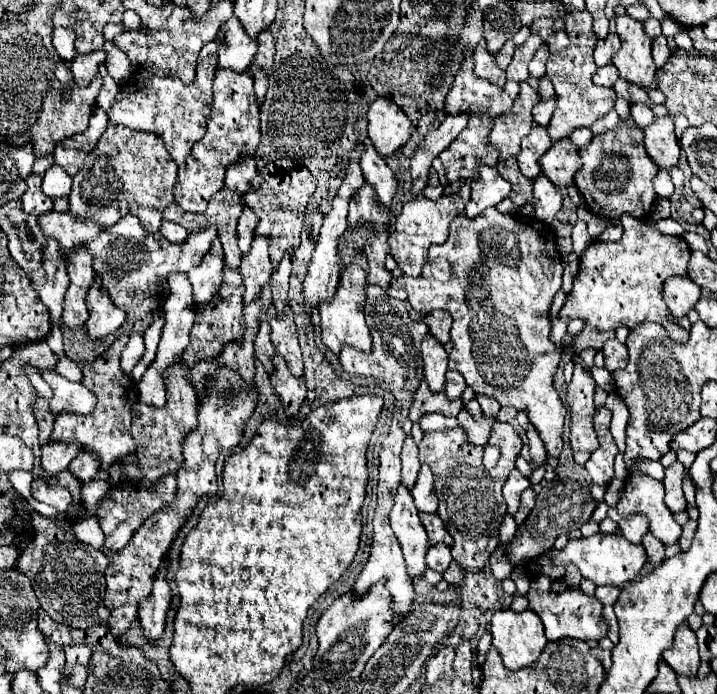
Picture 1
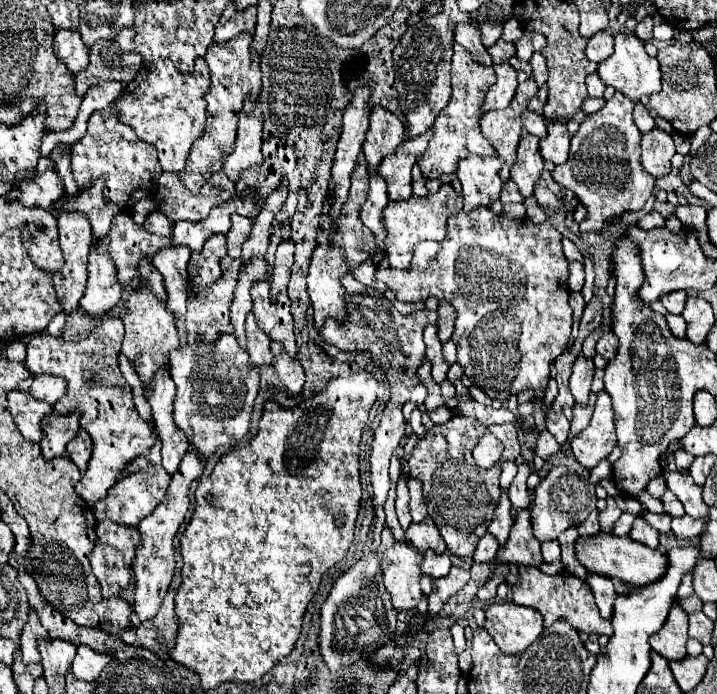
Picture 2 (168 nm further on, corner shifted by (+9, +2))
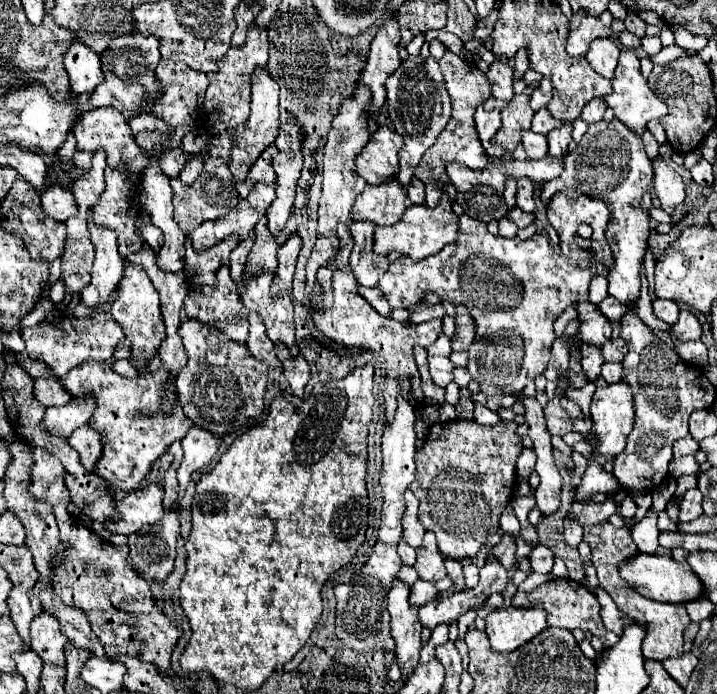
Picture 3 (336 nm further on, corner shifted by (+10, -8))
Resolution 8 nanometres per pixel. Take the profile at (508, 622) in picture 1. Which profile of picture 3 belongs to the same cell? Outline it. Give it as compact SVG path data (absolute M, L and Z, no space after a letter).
M498 608L486 616L490 646L498 652L512 652L530 642L546 628L546 612L540 608Z

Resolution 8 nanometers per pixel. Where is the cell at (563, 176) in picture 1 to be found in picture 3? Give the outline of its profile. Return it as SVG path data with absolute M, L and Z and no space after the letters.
M564 124L562 128L556 128L552 130L546 138L548 138L548 154L552 158L560 158L568 152L568 144L572 140L572 126L570 124Z

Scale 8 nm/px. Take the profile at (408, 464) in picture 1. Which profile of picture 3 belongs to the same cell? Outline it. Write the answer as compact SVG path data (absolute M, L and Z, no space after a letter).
M402 538L400 544L398 544L398 554L400 554L400 558L402 558L402 564L408 564L408 566L412 566L414 560L416 560L416 552L414 552L414 548L412 548L410 544L406 544L404 538Z

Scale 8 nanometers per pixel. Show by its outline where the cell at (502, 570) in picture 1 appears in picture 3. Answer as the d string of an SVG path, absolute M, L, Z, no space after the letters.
M536 544L530 554L528 554L528 560L530 560L530 568L532 572L538 572L538 574L548 574L552 570L552 560L554 560L554 554L550 548L546 546L540 546Z

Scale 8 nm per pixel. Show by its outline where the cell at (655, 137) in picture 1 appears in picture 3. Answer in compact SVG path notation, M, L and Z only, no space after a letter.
M652 160L654 168L654 192L662 206L678 206L684 202L684 182L682 178L668 166L666 160Z

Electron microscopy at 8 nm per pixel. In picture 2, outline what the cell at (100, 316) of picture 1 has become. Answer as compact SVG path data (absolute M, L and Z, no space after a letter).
M93 238L91 252L89 252L87 290L85 290L83 298L79 300L83 310L89 312L91 316L111 310L121 300L121 292L123 292L123 288L119 286L119 280L117 280L115 264L111 262L111 258L103 256L95 250L95 242L97 240Z

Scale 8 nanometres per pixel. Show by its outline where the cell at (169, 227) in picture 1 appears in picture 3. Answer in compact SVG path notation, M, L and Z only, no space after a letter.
M144 224L144 226L142 226L142 236L144 236L144 240L152 246L154 252L158 252L158 250L162 248L162 244L164 244L164 240L162 240L162 230L160 230L160 228L154 228L154 224Z

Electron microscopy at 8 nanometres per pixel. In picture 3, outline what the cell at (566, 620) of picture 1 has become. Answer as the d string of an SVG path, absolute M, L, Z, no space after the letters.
M558 578L558 580L550 580L550 582L540 584L536 590L532 590L528 594L526 592L518 592L512 598L512 606L516 606L516 608L542 608L542 610L546 610L546 614L548 614L546 622L548 622L548 626L554 626L554 628L566 628L566 630L580 628L580 630L592 632L592 634L598 632L598 634L602 634L602 642L604 642L606 648L610 648L610 646L614 646L618 642L618 636L608 632L602 626L602 622L600 622L600 614L598 614L600 604L598 604L596 596L588 588L584 588L580 582L576 582L576 580Z

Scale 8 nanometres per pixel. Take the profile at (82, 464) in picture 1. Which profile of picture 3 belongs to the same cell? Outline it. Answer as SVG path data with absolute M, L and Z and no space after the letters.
M82 426L78 430L74 430L74 434L70 436L68 444L78 452L80 456L80 464L92 472L98 458L102 456L102 442L98 432L94 432L90 426Z

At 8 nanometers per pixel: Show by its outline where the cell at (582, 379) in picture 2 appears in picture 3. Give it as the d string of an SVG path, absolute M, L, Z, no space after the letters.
M584 344L582 346L582 362L580 364L582 364L582 370L588 376L588 382L594 382L600 376L600 366L604 364L602 354L600 354L600 348L590 346L590 344Z

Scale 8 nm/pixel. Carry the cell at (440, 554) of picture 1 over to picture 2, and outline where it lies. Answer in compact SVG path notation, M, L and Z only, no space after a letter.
M427 550L425 560L421 564L421 574L431 576L433 580L447 576L451 570L451 562L447 558L447 554L433 554L431 550Z

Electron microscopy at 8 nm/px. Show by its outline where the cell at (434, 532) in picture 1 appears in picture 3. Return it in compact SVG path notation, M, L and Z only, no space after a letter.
M427 531L422 545L416 550L416 564L414 564L414 568L422 580L436 582L436 580L442 580L446 576L444 556L438 551L435 535Z

